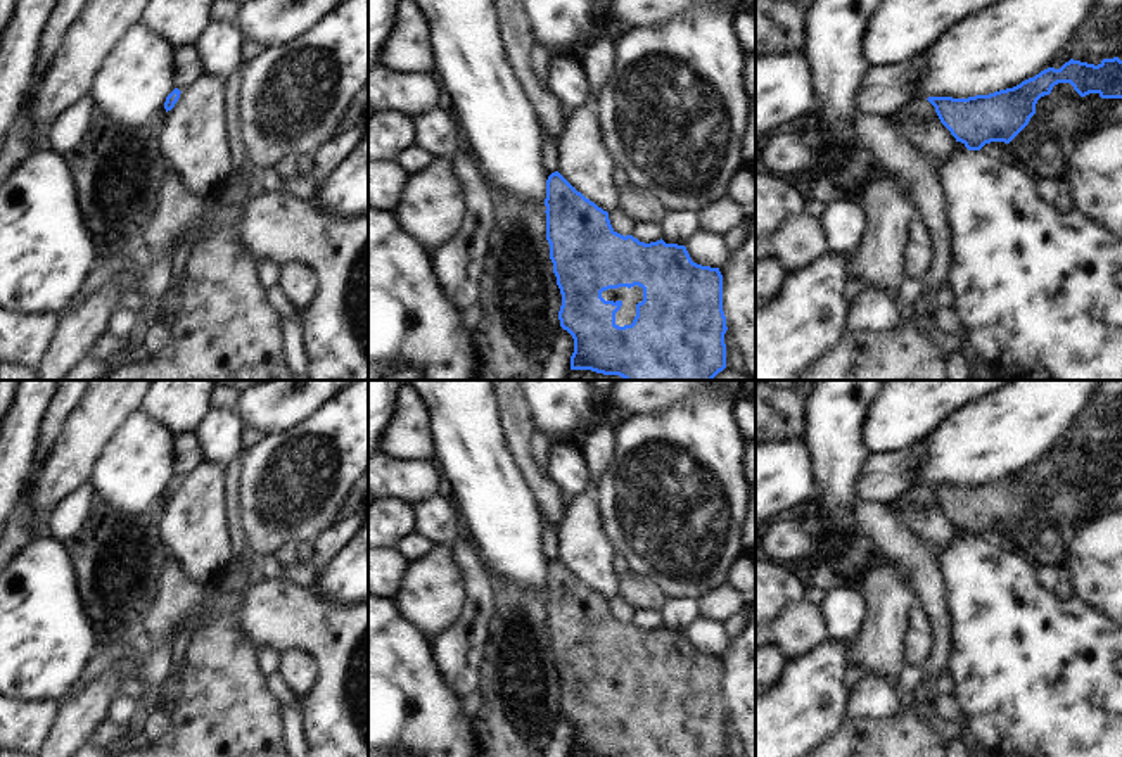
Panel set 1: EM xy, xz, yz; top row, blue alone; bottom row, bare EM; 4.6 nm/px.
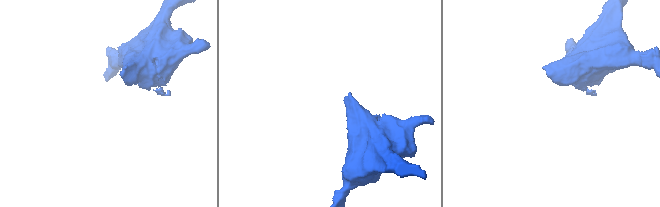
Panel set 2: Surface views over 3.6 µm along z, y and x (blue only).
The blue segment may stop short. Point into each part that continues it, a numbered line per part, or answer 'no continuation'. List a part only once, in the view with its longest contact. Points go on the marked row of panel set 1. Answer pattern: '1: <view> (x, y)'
no continuation

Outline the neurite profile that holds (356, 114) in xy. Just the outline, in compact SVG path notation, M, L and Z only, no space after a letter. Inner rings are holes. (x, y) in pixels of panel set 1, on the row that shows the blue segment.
M360 92L342 116L337 133L354 126L363 126L365 123L368 123L368 97Z

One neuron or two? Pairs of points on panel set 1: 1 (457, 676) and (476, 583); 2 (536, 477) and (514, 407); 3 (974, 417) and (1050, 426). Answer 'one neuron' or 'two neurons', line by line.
1: one neuron
2: one neuron
3: one neuron

